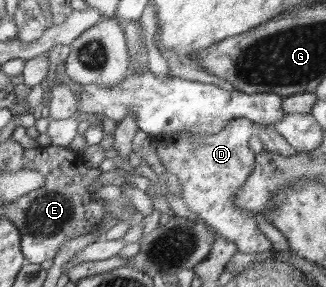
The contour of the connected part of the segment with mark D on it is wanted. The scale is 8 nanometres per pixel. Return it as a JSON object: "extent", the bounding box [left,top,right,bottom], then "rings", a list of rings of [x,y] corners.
{"extent":[154,118,273,254],"rings":[[[247,118],[229,121],[218,134],[203,132],[173,132],[154,136],[157,151],[169,173],[180,181],[183,202],[198,214],[217,236],[234,242],[244,254],[273,251],[273,245],[257,228],[256,214],[246,213],[233,203],[235,192],[252,172],[256,154],[248,147],[248,139],[256,132],[256,125]]]}

